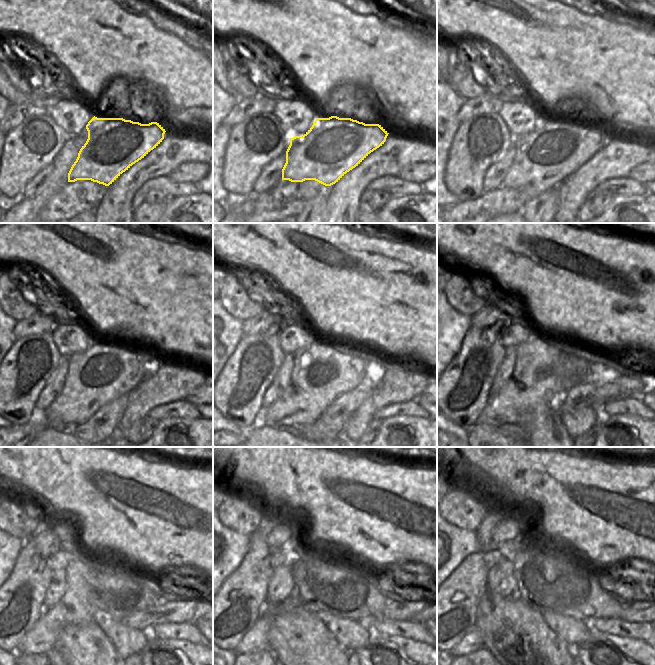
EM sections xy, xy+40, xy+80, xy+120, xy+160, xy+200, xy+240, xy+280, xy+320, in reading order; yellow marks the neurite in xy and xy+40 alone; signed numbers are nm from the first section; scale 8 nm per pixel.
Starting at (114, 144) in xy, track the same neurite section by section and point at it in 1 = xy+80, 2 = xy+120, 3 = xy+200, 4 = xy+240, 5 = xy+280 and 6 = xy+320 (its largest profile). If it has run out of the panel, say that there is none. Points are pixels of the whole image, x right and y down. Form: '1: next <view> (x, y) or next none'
1: next xy+80 (555, 149)
2: next xy+120 (105, 371)
3: next xy+200 (538, 378)
4: next xy+240 (75, 607)
5: next xy+280 (256, 639)
6: next xy+320 (472, 642)

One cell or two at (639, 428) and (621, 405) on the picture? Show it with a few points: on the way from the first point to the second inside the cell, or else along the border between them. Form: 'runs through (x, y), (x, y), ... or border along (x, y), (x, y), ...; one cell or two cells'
border along (605, 415), (638, 415), (644, 419); two cells

